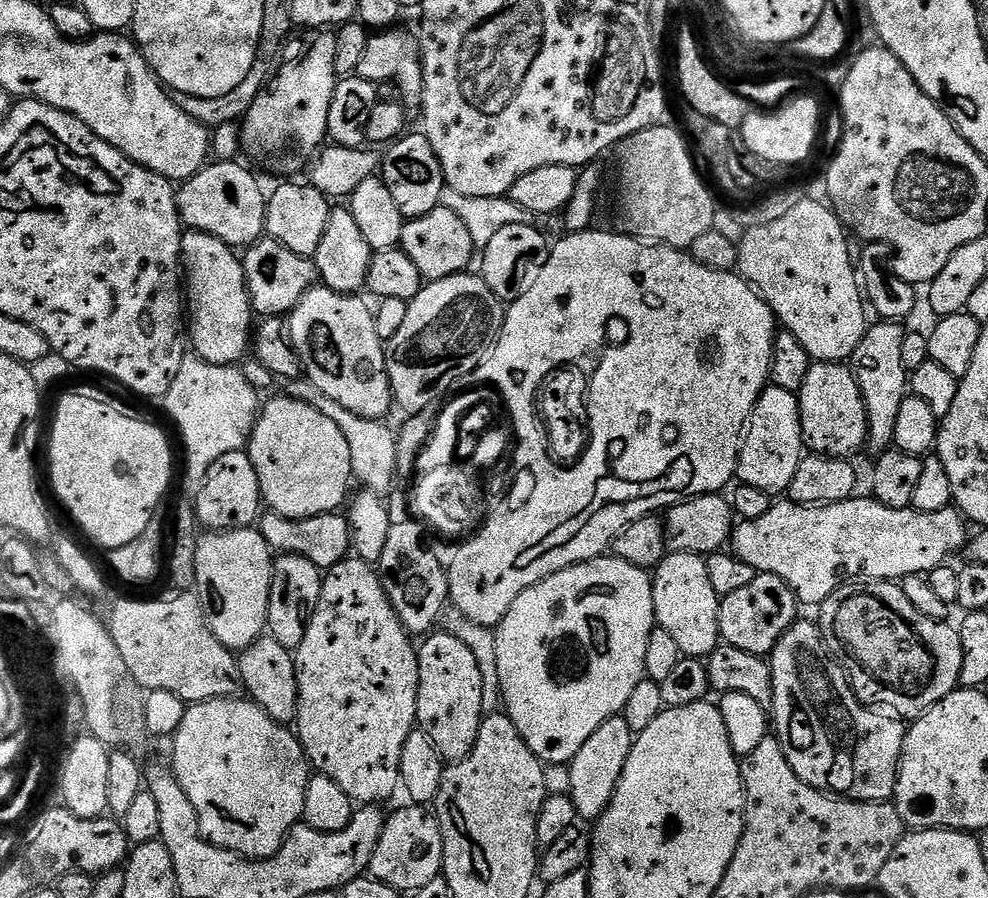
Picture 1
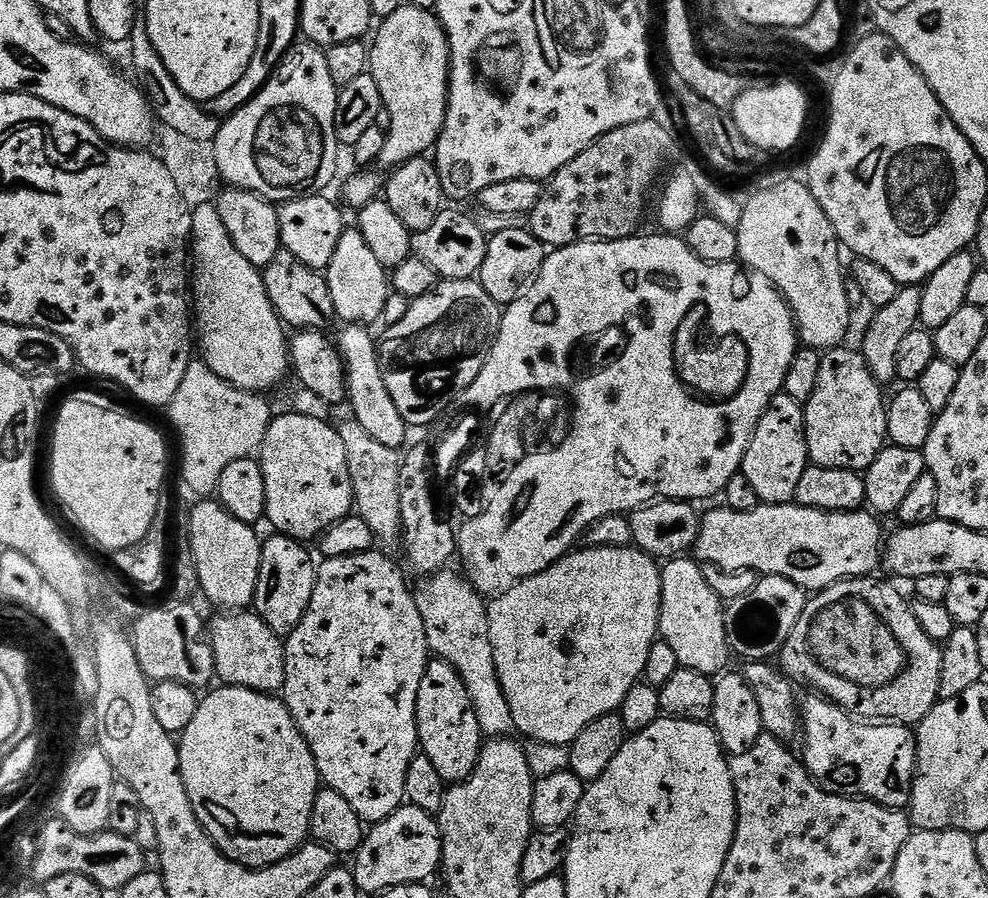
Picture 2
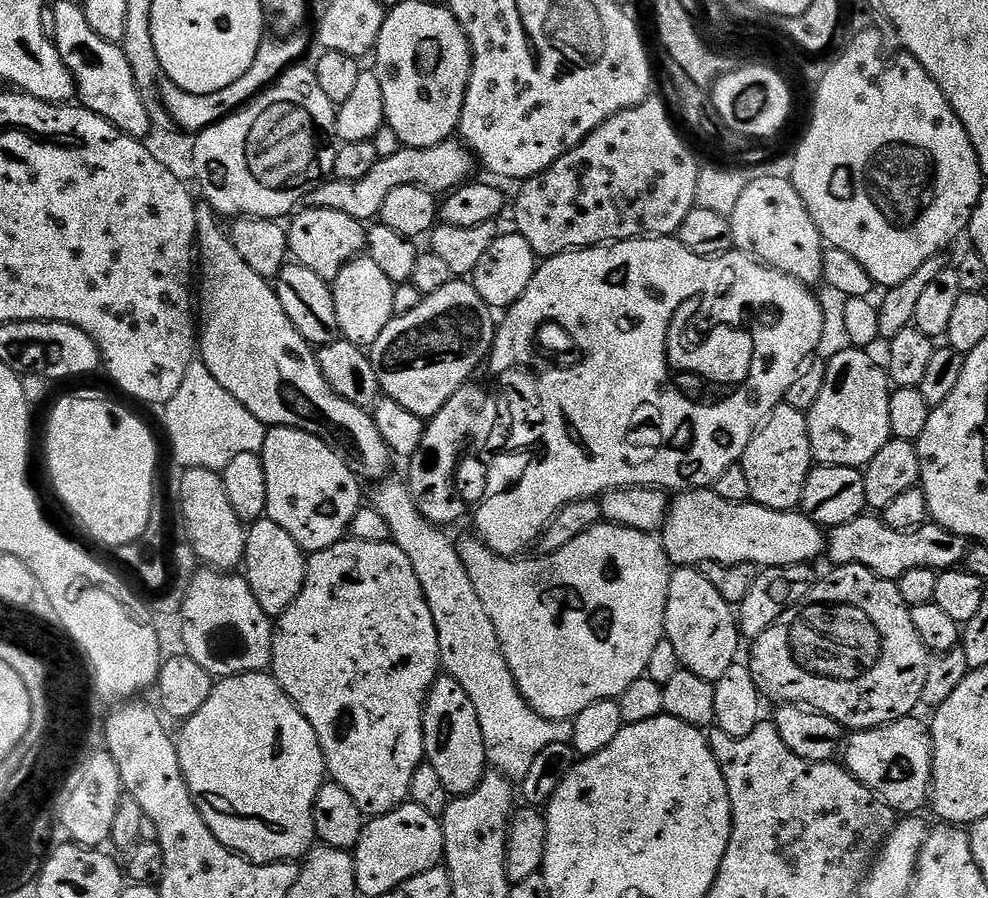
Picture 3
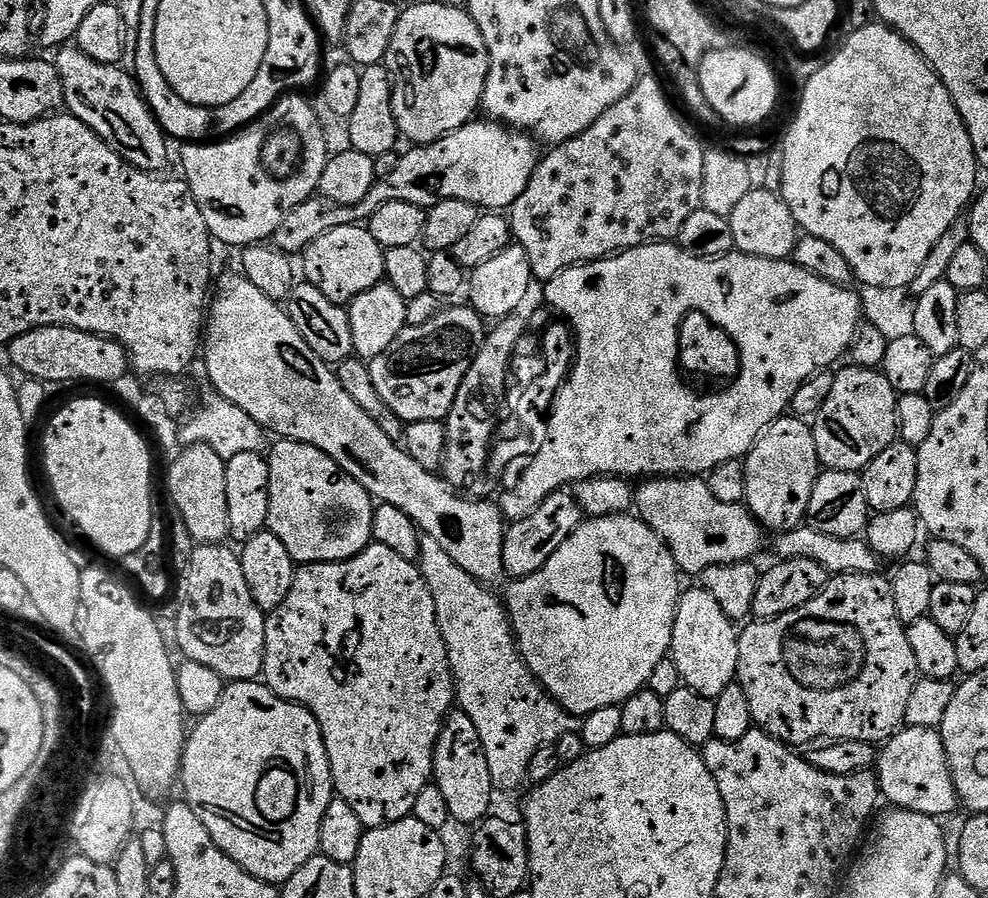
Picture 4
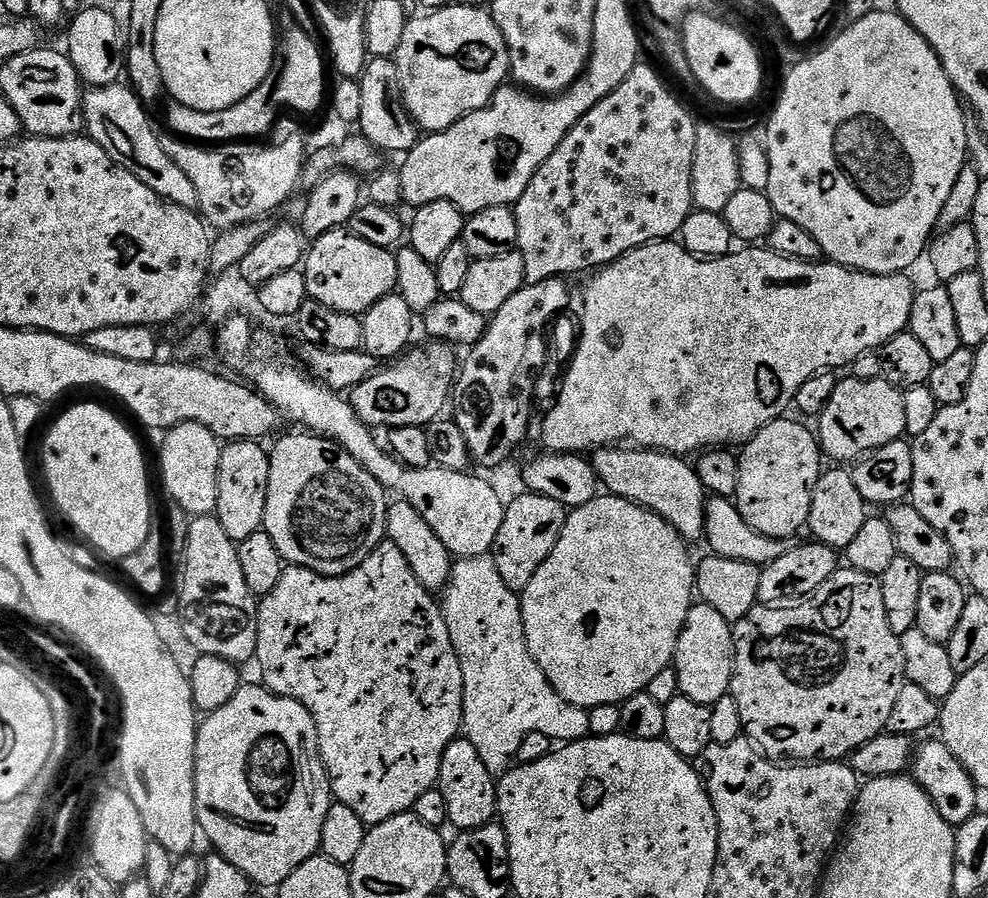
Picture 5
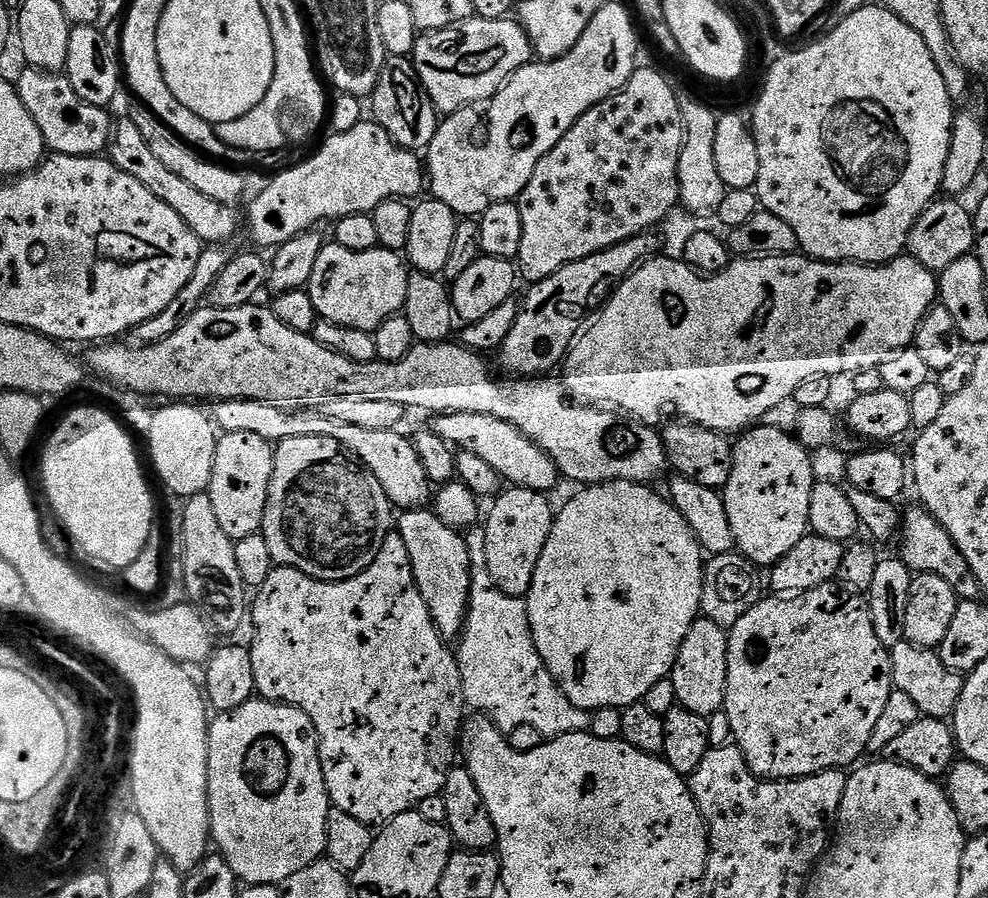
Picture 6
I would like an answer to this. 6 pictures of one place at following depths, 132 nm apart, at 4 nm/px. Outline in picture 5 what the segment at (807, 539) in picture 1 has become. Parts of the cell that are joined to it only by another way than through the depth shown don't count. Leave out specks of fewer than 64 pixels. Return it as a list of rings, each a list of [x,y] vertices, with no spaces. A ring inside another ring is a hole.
[[[605,446],[595,449],[592,465],[601,485],[611,495],[620,496],[658,514],[686,542],[704,540],[704,518],[706,515],[706,493],[695,467],[687,459],[671,452],[657,452],[639,446]]]

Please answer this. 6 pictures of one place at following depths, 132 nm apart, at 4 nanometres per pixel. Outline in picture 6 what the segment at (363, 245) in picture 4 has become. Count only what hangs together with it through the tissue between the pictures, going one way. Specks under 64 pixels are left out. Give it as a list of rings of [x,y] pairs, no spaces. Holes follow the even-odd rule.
[[[328,242],[318,254],[318,262],[314,262],[314,274],[310,274],[306,290],[319,319],[375,333],[382,322],[403,313],[409,275],[409,265],[401,253],[379,246],[359,252]]]

